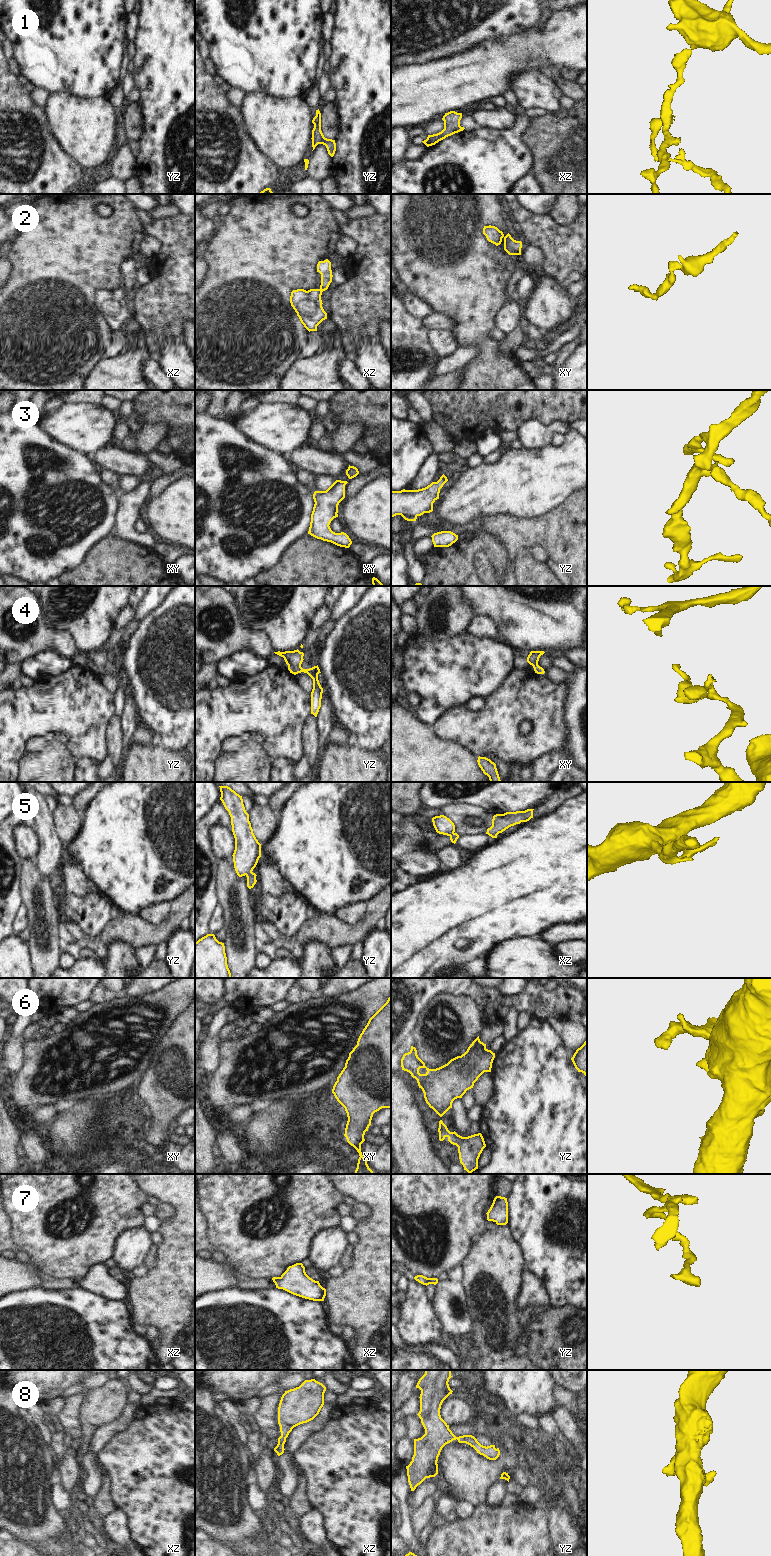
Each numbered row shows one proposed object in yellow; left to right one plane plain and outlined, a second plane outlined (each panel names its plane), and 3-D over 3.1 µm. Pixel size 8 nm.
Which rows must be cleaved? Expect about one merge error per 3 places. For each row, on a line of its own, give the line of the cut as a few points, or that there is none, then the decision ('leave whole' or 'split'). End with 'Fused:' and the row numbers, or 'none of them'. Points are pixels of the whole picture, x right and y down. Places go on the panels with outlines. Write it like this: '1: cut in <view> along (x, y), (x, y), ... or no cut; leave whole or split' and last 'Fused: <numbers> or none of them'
1: no cut; leave whole
2: no cut; leave whole
3: no cut; leave whole
4: no cut; leave whole
5: cut in yz along (251, 871), (245, 874); split
6: no cut; leave whole
7: no cut; leave whole
8: no cut; leave whole
Fused: 5

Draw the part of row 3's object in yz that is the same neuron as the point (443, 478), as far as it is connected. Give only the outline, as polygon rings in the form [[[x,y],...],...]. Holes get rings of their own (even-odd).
[[[443,474],[437,482],[422,489],[391,491],[391,518],[401,515],[407,521],[416,521],[418,516],[432,512],[433,503],[447,481]]]

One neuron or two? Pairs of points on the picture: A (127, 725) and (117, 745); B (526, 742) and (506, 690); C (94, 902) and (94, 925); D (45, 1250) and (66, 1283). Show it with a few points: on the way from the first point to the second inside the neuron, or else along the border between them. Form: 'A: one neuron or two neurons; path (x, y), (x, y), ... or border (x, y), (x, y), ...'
A: two neurons; border (120, 717), (123, 745)
B: one neuron; path (512, 732), (506, 726), (506, 704)
C: one neuron; path (94, 908), (94, 919)
D: two neurons; border (75, 1277), (54, 1278)

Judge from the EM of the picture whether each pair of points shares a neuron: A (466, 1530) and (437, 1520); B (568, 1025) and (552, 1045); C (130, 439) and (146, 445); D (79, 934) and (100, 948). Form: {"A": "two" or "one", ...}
{"A": "two", "B": "two", "C": "two", "D": "one"}

